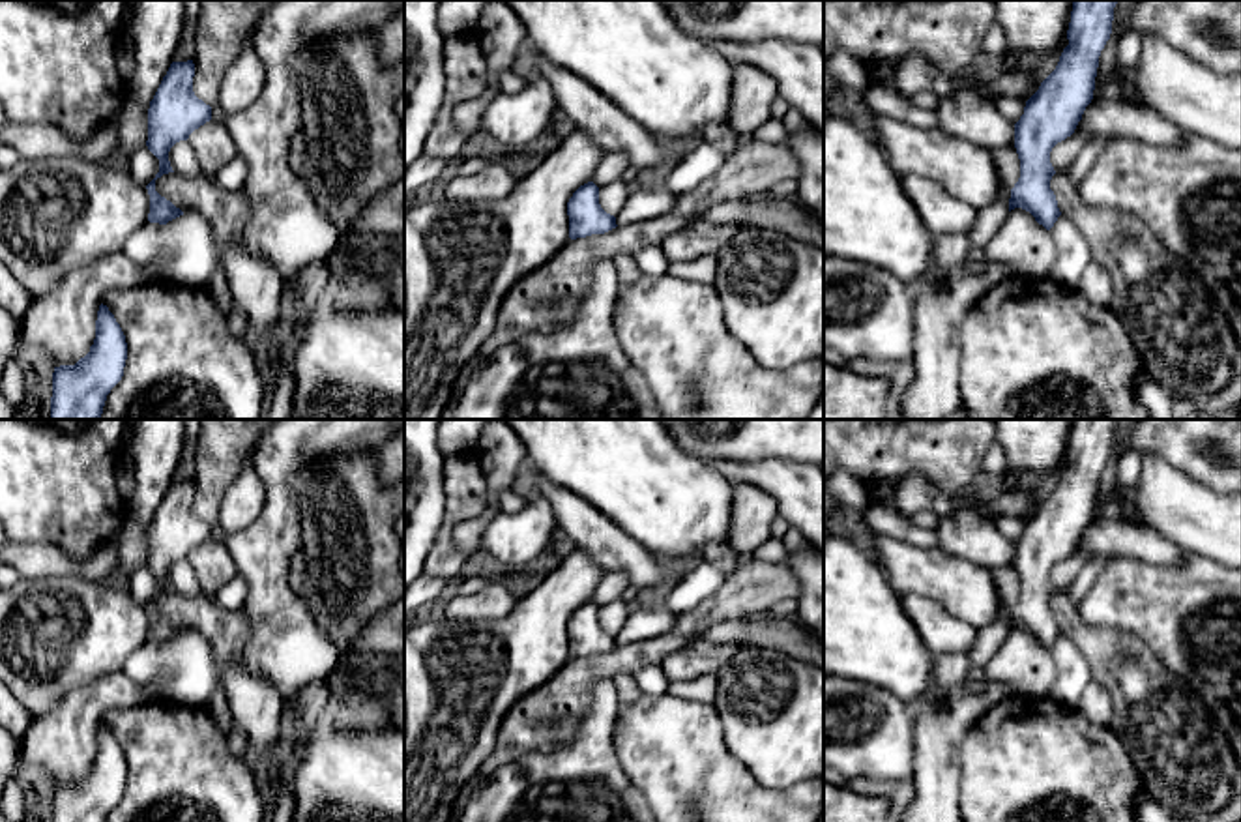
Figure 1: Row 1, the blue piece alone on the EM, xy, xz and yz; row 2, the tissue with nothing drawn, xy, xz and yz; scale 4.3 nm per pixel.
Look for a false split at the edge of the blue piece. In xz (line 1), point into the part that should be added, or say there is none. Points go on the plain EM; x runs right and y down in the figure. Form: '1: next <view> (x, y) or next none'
1: next none

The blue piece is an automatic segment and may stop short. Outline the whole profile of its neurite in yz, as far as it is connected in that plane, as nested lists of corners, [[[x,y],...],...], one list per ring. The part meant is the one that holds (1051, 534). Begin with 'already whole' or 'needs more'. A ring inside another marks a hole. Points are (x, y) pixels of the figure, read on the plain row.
already whole | [[[1073,419],[1069,464],[1015,543],[1020,597],[1011,609],[1009,631],[1022,627],[1046,650],[1061,635],[1050,609],[1056,594],[1050,571],[1074,552],[1093,519],[1099,476],[1112,453],[1116,423],[1117,419]]]

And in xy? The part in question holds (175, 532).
already whole | [[[172,481],[148,528],[148,569],[159,579],[159,592],[146,605],[150,614],[150,642],[167,644],[183,635],[170,620],[155,610],[155,599],[174,592],[170,567],[212,539],[212,526],[193,511],[195,483]]]

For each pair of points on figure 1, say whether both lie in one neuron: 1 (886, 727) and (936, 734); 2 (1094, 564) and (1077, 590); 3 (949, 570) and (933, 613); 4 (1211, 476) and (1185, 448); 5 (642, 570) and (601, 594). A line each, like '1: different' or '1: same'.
1: different
2: same
3: different
4: same
5: different

